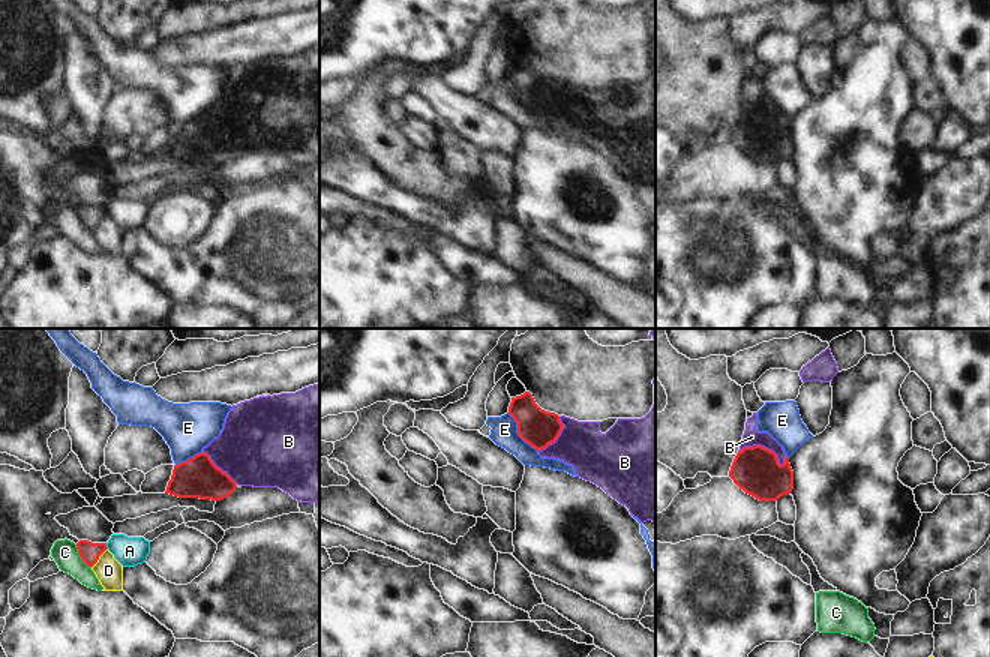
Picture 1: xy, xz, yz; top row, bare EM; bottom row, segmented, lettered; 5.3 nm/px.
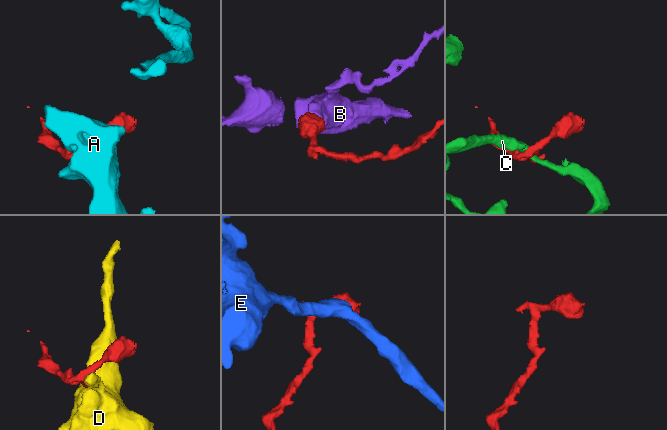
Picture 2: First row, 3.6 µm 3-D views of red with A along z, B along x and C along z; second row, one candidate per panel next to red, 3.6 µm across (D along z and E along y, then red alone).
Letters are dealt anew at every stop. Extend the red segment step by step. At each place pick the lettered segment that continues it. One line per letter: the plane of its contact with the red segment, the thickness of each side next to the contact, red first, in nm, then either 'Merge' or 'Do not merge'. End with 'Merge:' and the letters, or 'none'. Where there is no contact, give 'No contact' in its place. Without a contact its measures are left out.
A: Touches red in xy. Thickness 110 nm (red) against 160 nm. Do not merge
B: Touches red in yz. Thickness 260 nm (red) against 90 nm. Merge
C: Touches red in xy. Thickness 110 nm (red) against 140 nm. Do not merge
D: Touches red in xy. Thickness 110 nm (red) against 150 nm. Do not merge
E: Touches red in xz. Thickness 200 nm (red) against 140 nm. Do not merge
Merge: B

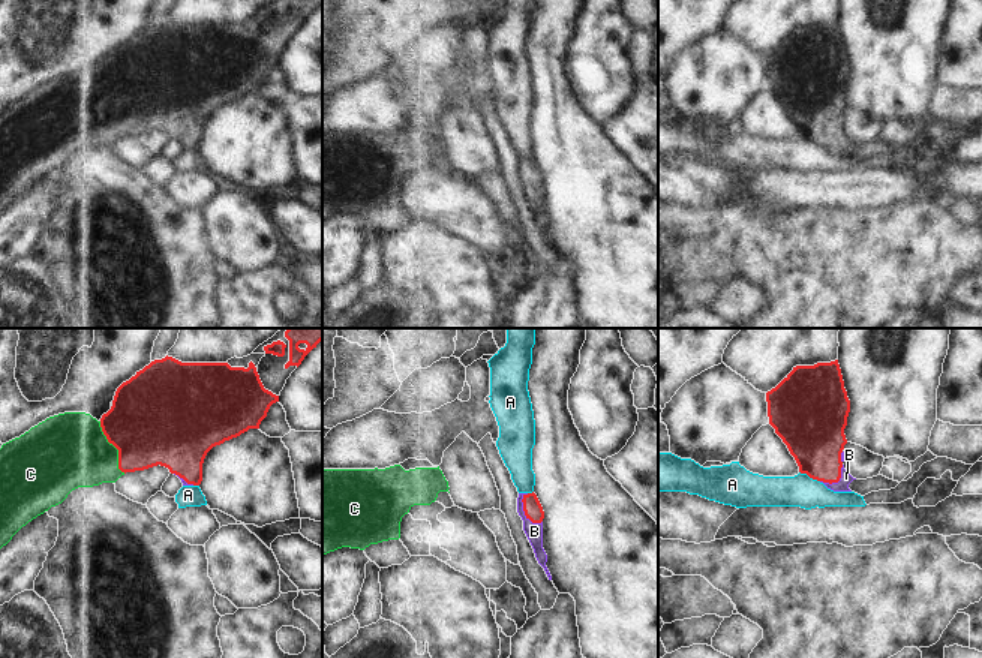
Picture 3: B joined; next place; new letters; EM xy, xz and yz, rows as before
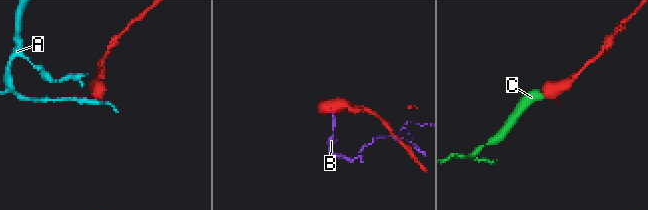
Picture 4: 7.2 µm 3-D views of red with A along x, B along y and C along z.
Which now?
A: Touches red in yz. Thickness 320 nm (red) against 170 nm. Do not merge
B: Touches red in xz. Thickness 100 nm (red) against 100 nm. Merge
C: Touches red in xy. Thickness 480 nm (red) against 400 nm. Merge
Merge: B, C

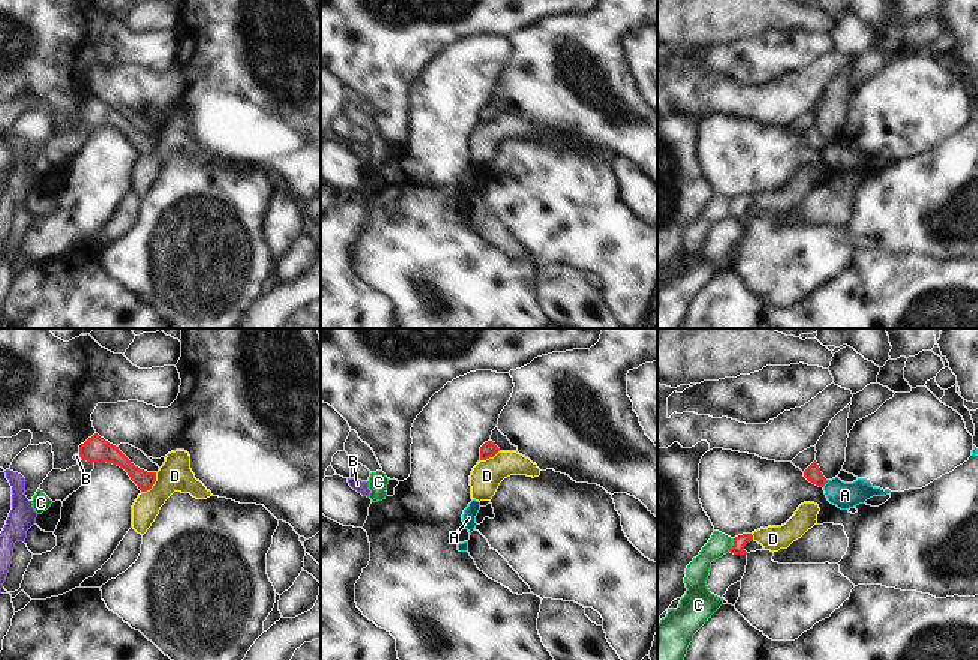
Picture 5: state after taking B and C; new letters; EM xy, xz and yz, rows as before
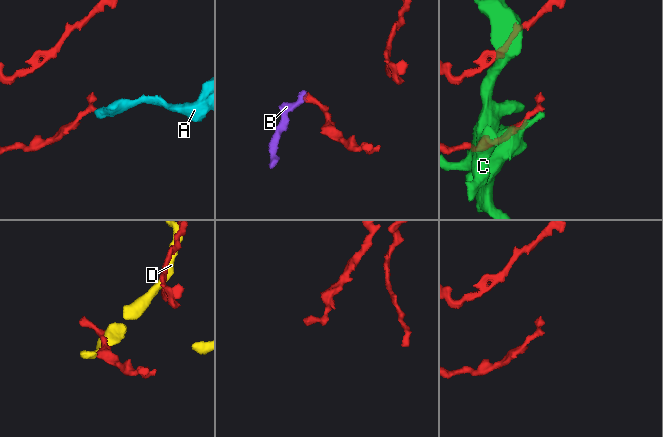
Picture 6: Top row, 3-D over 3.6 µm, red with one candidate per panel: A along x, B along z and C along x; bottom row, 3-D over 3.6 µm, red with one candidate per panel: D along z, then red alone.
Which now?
A: Touches red in yz. Thickness 90 nm (red) against 140 nm. Do not merge
B: Touches red in xy. Thickness 140 nm (red) against 30 nm. Merge
C: Touches red in yz. Thickness 70 nm (red) against 120 nm. Do not merge
D: Touches red in xy. Thickness 100 nm (red) against 180 nm. Do not merge
Merge: B

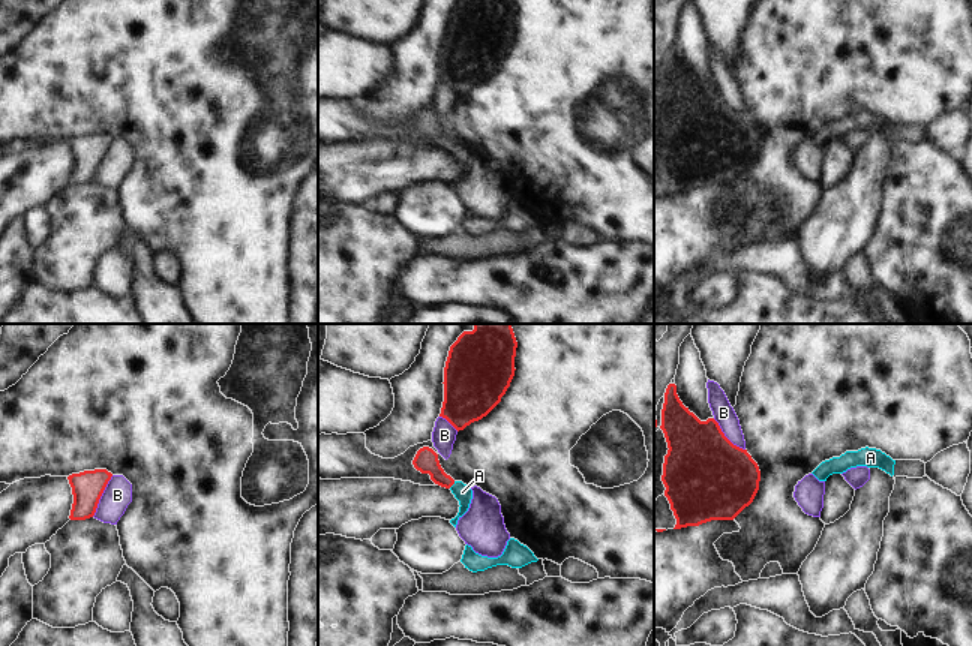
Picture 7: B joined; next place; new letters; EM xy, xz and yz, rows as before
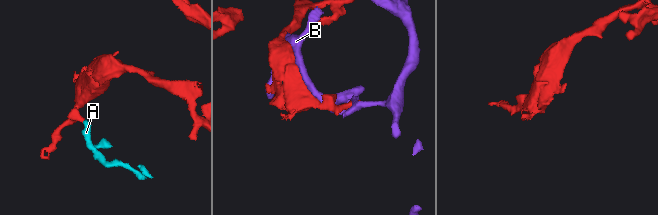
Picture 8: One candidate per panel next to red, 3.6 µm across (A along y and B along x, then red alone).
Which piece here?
A: Touches red in xz. Thickness 130 nm (red) against 90 nm. Merge
B: Touches red in xy. Thickness 170 nm (red) against 160 nm. Do not merge
Merge: A

